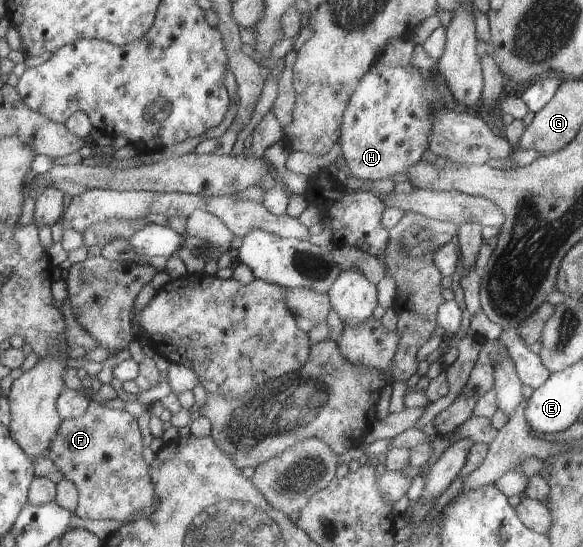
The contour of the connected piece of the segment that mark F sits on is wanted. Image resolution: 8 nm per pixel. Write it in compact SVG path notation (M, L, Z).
M90 400L81 418L62 419L46 456L62 472L64 479L76 486L79 498L75 513L78 518L123 522L140 511L144 513L144 520L155 512L159 498L155 494L155 484L150 480L151 470L142 456L144 444L136 420L124 409L112 410L95 400Z

